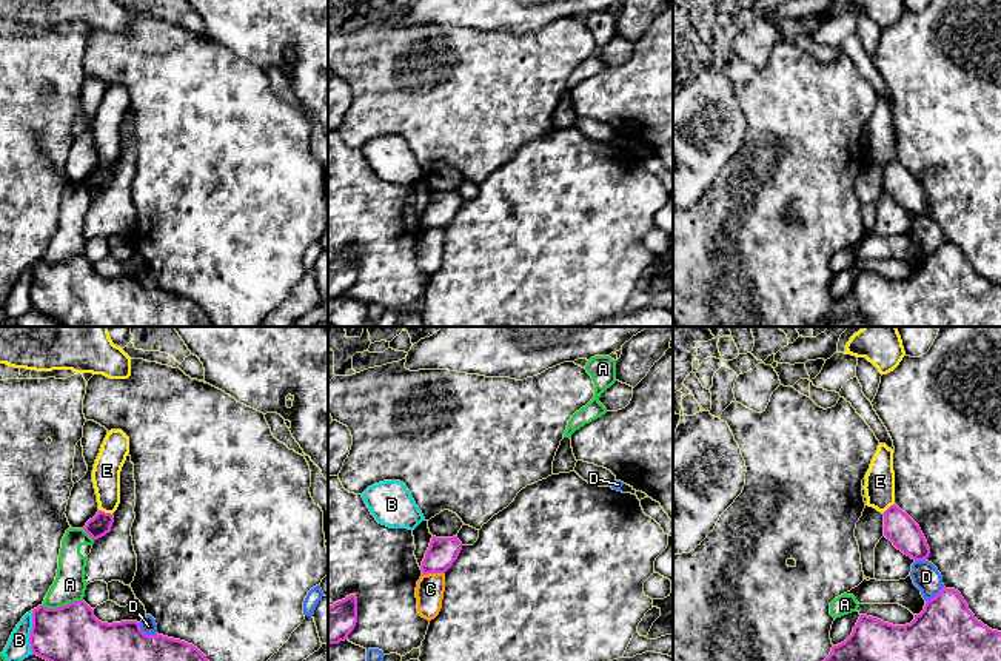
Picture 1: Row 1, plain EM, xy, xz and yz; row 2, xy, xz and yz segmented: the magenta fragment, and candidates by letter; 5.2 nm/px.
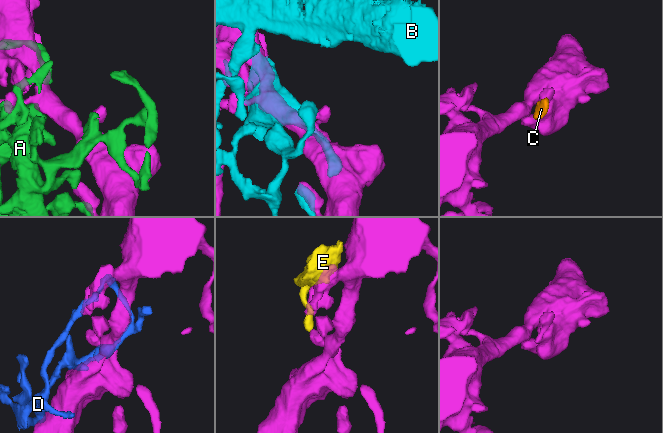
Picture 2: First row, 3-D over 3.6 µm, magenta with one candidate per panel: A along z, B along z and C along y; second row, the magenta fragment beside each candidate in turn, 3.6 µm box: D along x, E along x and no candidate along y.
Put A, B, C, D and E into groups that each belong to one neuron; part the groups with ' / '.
A / B / C E / D

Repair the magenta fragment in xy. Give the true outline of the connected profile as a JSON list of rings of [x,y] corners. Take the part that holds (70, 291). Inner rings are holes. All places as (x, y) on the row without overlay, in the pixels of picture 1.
[[[85,256],[34,263],[29,299],[63,327],[214,327],[192,299],[146,290],[137,276],[102,277]]]

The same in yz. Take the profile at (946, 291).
[[[942,242],[935,253],[926,256],[924,265],[910,279],[893,280],[861,270],[852,290],[833,300],[830,310],[812,327],[1001,327],[1001,287],[978,276],[958,245]]]

